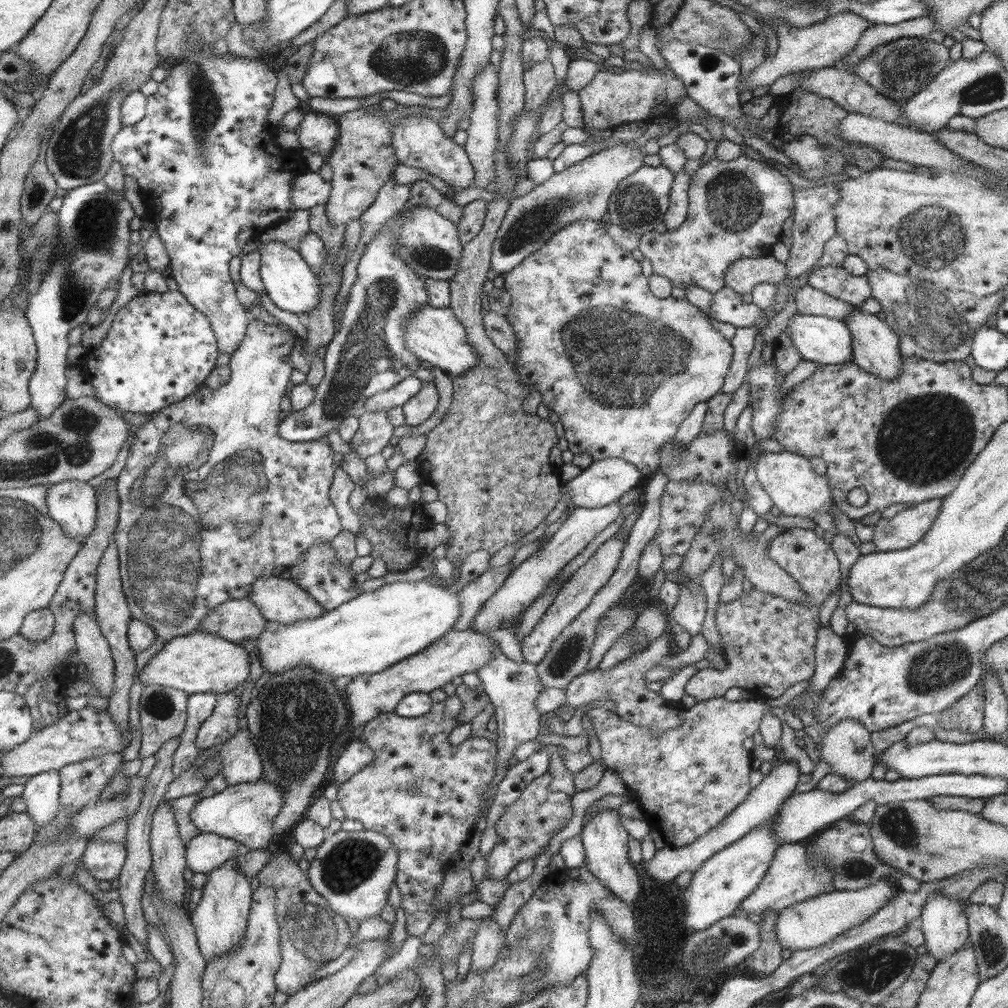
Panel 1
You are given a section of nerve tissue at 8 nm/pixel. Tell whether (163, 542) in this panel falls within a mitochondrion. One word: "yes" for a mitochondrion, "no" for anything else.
yes

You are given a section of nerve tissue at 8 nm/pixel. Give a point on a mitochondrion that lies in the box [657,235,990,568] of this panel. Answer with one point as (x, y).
(923, 440)

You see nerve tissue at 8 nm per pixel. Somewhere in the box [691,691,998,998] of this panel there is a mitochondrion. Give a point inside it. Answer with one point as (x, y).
(868, 973)

